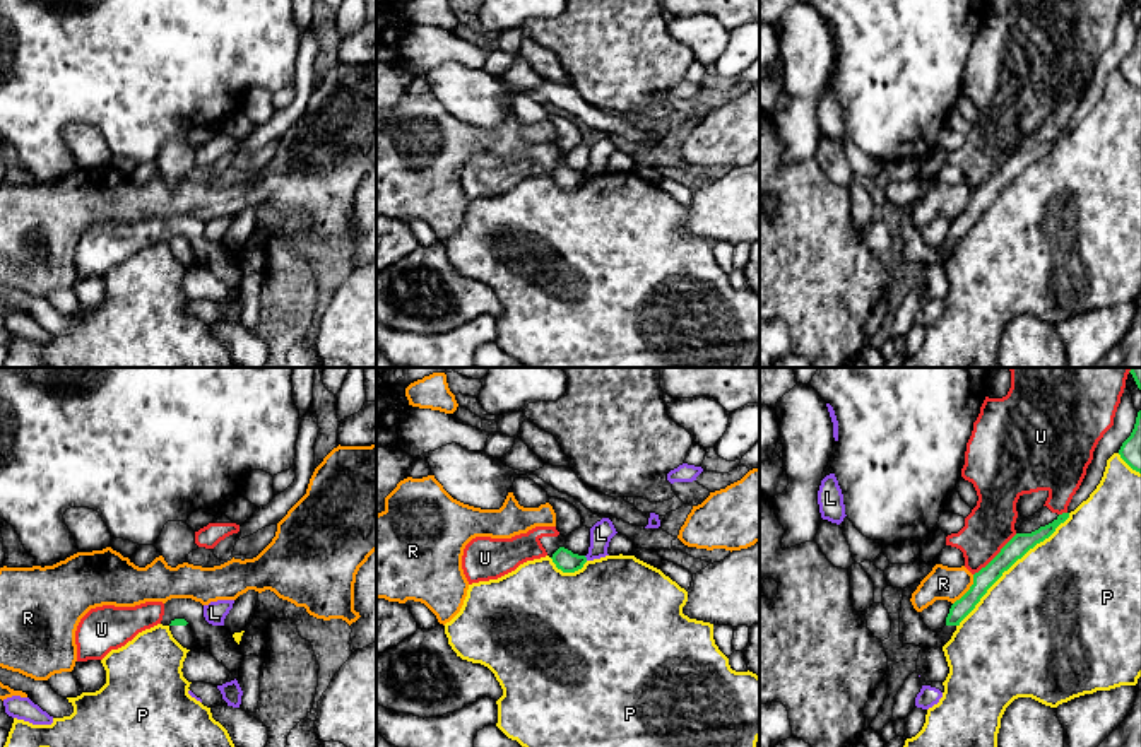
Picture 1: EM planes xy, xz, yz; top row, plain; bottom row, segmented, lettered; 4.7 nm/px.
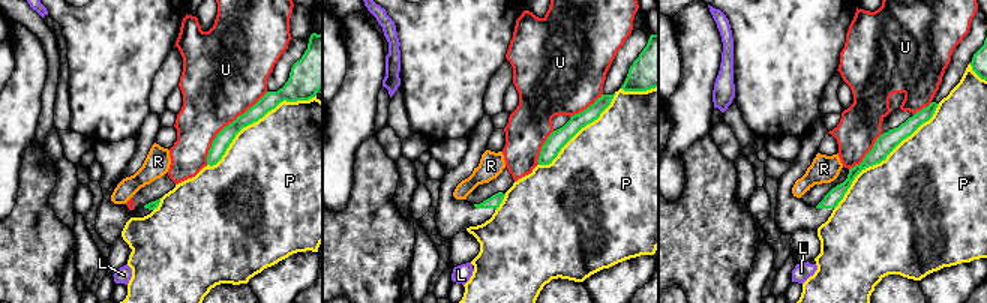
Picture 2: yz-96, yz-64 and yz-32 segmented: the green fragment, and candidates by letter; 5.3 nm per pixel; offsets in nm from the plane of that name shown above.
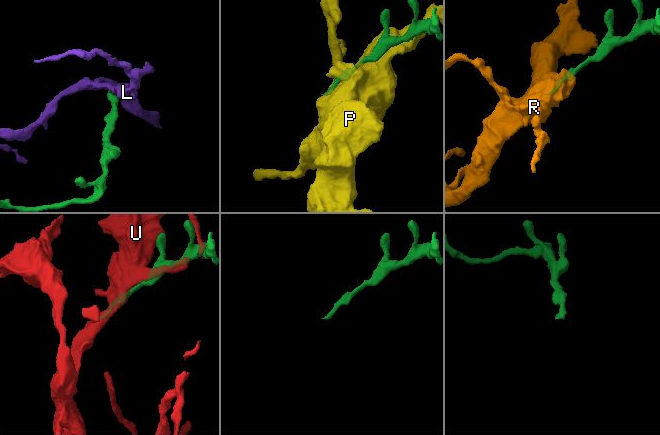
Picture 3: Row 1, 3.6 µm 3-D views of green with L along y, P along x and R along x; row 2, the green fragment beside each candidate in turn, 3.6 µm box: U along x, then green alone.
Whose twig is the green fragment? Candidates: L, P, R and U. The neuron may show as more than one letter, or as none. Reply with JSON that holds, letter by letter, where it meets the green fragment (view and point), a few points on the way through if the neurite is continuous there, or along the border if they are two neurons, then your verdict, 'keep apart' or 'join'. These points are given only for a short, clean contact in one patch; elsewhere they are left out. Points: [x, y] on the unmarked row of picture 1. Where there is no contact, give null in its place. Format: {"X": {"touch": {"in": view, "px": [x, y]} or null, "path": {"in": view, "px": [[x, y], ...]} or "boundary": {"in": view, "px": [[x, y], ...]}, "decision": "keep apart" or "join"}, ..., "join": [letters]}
{"L": {"touch": {"in": "xz", "px": [585, 175]}, "boundary": {"in": "xz", "px": [[584, 173], [587, 176]]}, "decision": "keep apart"}, "P": {"touch": {"in": "yz", "px": [1010, 183]}, "decision": "keep apart"}, "R": {"touch": {"in": "yz", "px": [969, 207]}, "boundary": {"in": "yz", "px": [[974, 192], [974, 200], [953, 221]]}, "decision": "keep apart"}, "U": {"touch": {"in": "yz", "px": [996, 173]}, "decision": "keep apart"}, "join": []}

